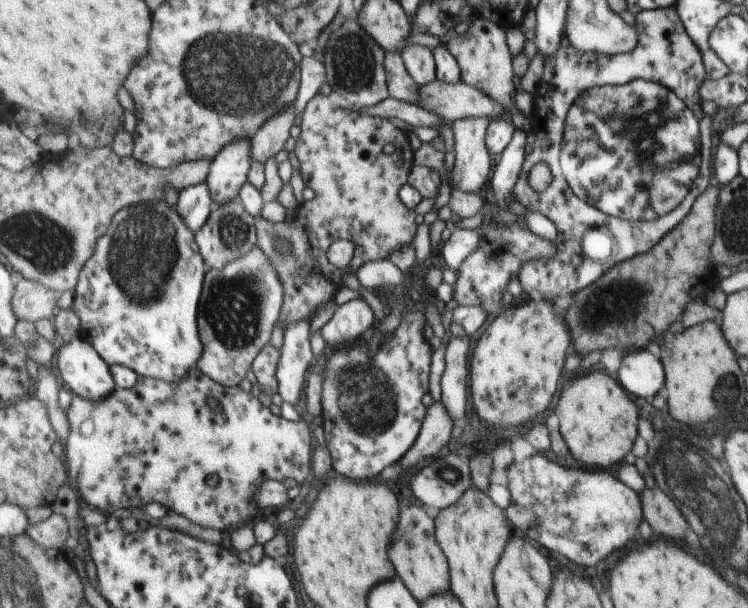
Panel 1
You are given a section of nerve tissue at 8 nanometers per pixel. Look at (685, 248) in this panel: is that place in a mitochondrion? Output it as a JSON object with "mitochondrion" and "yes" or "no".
{"mitochondrion":"no"}

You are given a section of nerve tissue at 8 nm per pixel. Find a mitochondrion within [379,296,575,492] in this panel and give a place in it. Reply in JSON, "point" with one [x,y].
{"point":[450,474]}

